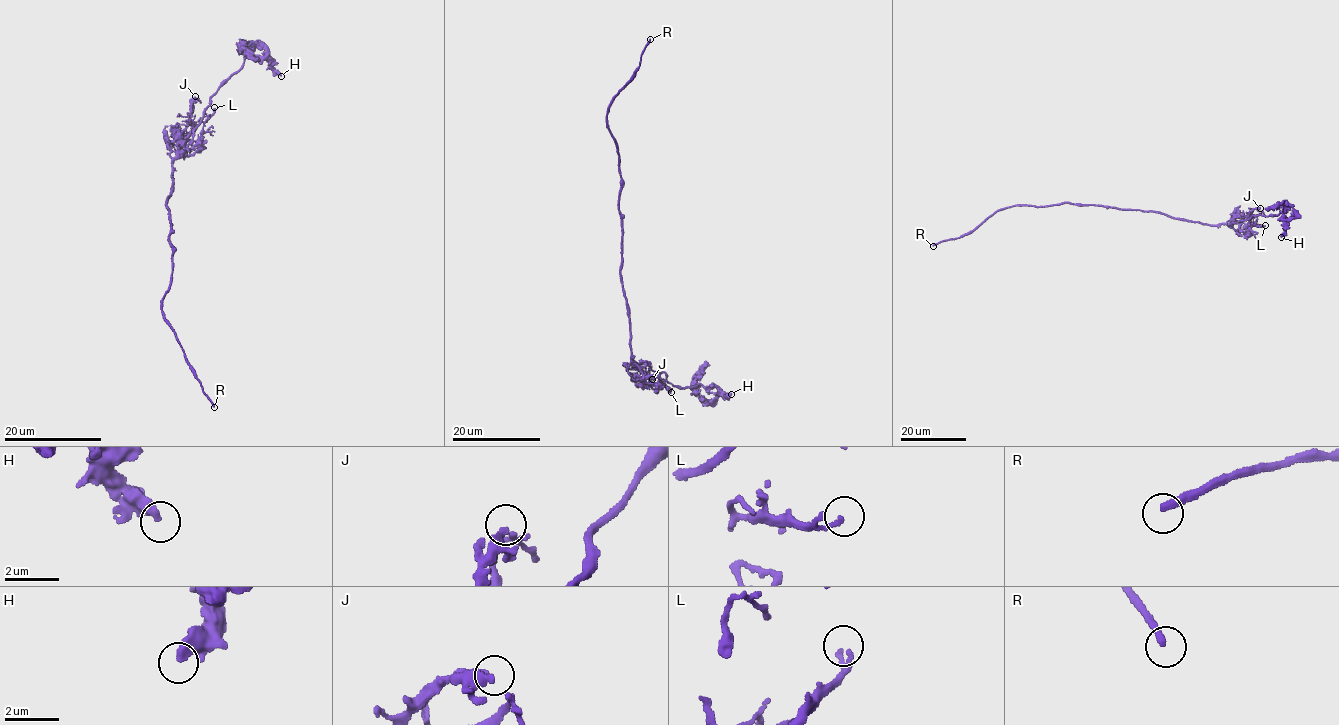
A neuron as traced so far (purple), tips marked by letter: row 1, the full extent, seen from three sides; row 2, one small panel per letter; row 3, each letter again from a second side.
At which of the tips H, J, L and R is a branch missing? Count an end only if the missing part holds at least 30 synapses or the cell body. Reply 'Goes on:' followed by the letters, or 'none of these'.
Goes on: R

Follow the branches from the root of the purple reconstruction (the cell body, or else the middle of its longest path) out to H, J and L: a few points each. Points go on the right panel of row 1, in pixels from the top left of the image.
H: (1133, 210), (1160, 211), (1210, 225), (1230, 225), (1254, 215), (1276, 216), (1280, 211), (1284, 231), (1281, 237)
J: (1133, 210), (1160, 211), (1210, 225), (1228, 223), (1232, 219), (1246, 216), (1260, 208)
L: (1133, 210), (1160, 211), (1210, 225), (1226, 224), (1244, 233), (1251, 226), (1265, 225)

